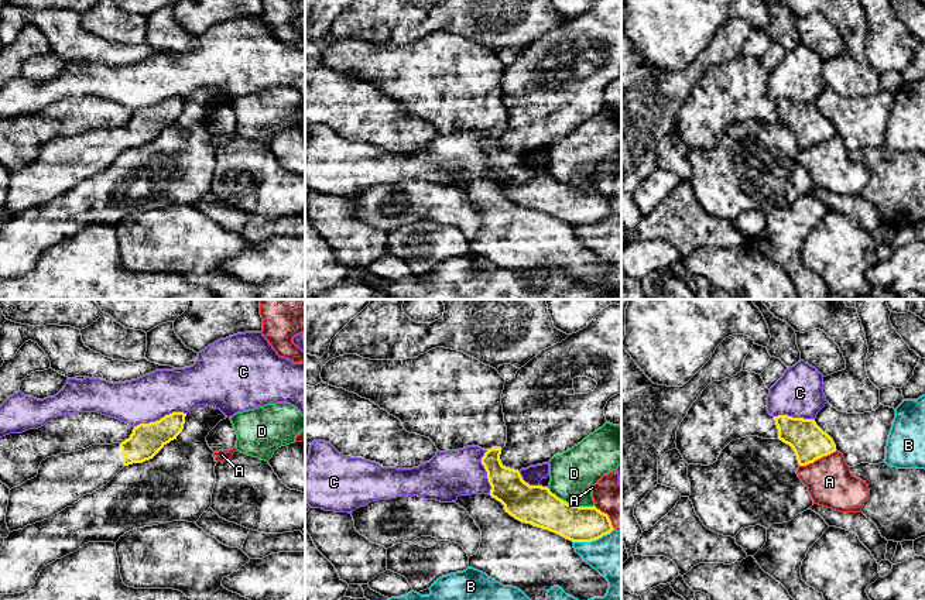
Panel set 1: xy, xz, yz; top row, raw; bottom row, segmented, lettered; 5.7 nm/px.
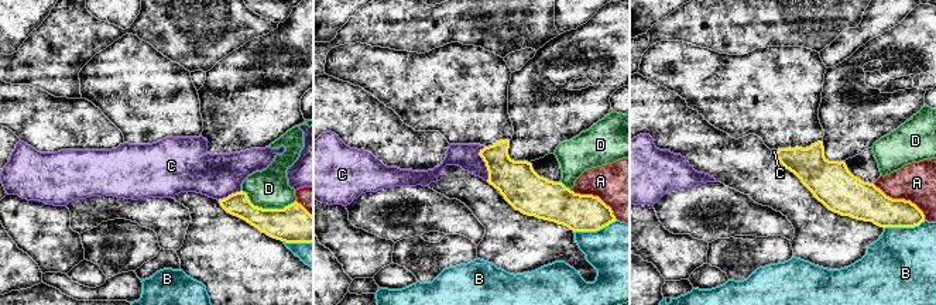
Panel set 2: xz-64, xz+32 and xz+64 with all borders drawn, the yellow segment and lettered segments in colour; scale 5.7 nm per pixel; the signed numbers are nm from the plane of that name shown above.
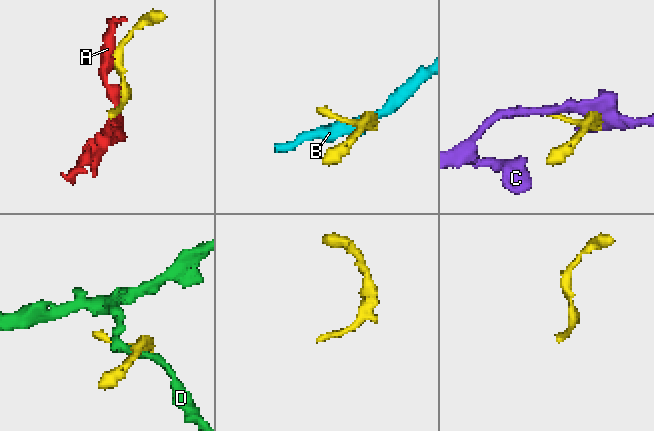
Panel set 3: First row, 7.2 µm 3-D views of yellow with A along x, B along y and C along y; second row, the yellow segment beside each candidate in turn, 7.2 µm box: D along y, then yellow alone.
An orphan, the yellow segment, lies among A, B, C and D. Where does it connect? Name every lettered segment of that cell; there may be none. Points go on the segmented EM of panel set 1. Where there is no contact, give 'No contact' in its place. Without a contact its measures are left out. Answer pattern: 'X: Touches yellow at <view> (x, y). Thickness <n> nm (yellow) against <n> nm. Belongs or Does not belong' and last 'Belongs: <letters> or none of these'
A: Touches yellow at yz (818, 458). Thickness 200 nm (yellow) against 260 nm. Does not belong
B: Touches yellow at xz (593, 540). Thickness 200 nm (yellow) against 280 nm. Does not belong
C: Touches yellow at xy (161, 418). Thickness 190 nm (yellow) against 260 nm. Does not belong
D: Touches yellow at xz (571, 504). Thickness 220 nm (yellow) against 260 nm. Does not belong
Belongs: none of these

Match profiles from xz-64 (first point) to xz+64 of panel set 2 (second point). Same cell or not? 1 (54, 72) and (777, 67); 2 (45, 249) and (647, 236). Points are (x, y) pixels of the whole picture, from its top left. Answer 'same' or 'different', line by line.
1: different
2: same

